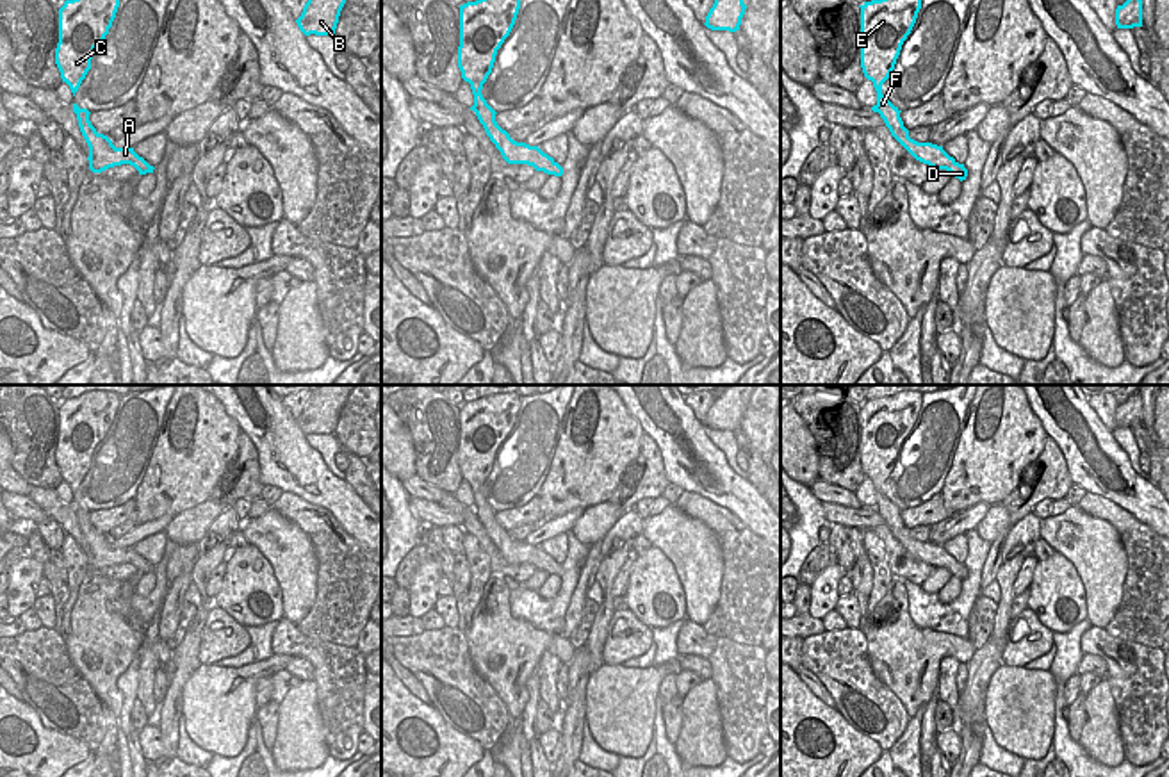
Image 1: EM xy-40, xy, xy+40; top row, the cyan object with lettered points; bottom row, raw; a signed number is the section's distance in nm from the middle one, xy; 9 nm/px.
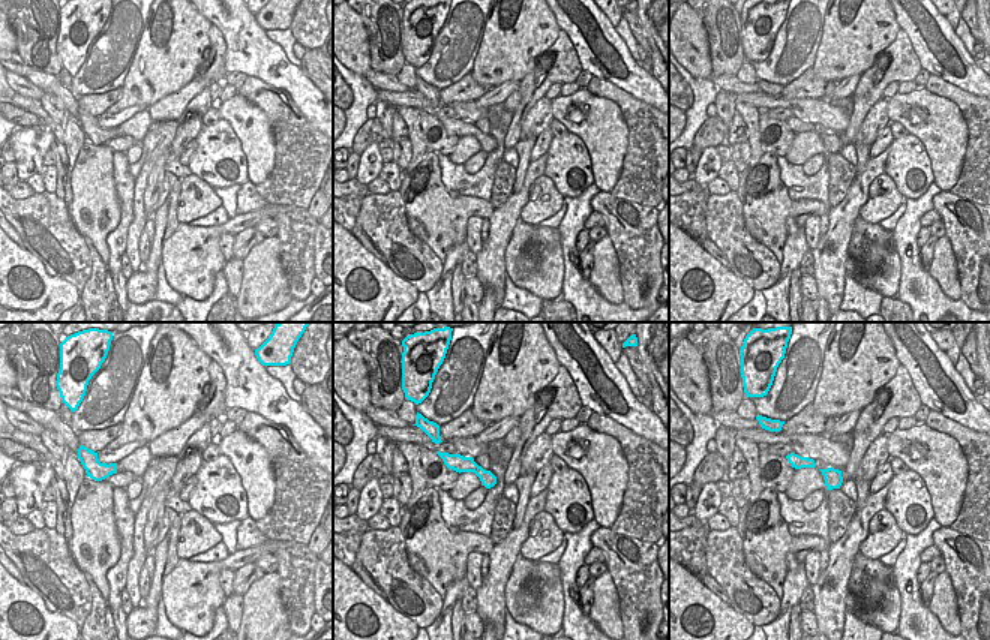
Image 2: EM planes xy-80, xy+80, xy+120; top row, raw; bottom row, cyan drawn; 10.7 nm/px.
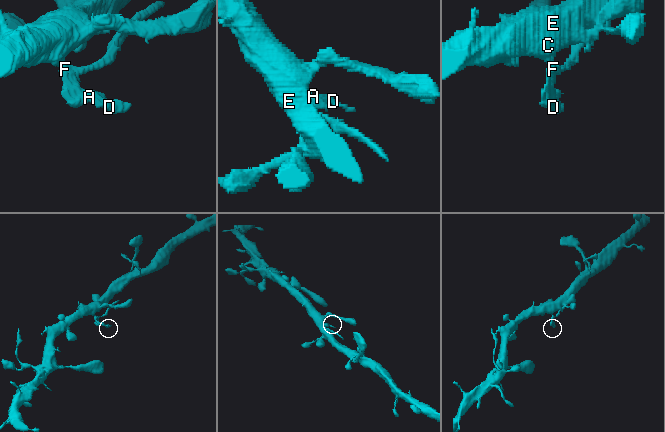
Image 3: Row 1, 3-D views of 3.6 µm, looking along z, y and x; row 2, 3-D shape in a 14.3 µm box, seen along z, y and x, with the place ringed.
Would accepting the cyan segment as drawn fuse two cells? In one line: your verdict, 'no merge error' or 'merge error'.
merge error

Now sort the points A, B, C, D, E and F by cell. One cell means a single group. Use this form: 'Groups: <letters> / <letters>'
Groups: A D F / B C E.

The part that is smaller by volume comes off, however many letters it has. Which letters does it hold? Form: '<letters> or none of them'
A, D, F

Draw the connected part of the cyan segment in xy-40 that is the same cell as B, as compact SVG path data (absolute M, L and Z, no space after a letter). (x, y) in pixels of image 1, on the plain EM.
M319 385L312 390L303 406L301 415L296 419L305 435L330 435L335 433L340 410L356 385Z

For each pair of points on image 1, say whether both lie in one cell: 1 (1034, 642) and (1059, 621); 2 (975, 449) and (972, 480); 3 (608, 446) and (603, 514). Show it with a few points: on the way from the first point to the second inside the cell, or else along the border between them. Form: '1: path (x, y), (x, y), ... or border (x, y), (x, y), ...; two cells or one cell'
1: border (1027, 608), (1054, 631); two cells
2: path (975, 457), (975, 473); one cell
3: border (608, 499), (585, 510); two cells

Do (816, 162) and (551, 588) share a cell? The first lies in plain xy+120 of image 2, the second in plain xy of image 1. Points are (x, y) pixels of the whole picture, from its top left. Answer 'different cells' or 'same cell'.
same cell

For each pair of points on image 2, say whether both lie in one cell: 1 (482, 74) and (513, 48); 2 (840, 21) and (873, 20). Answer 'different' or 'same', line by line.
1: same
2: same

